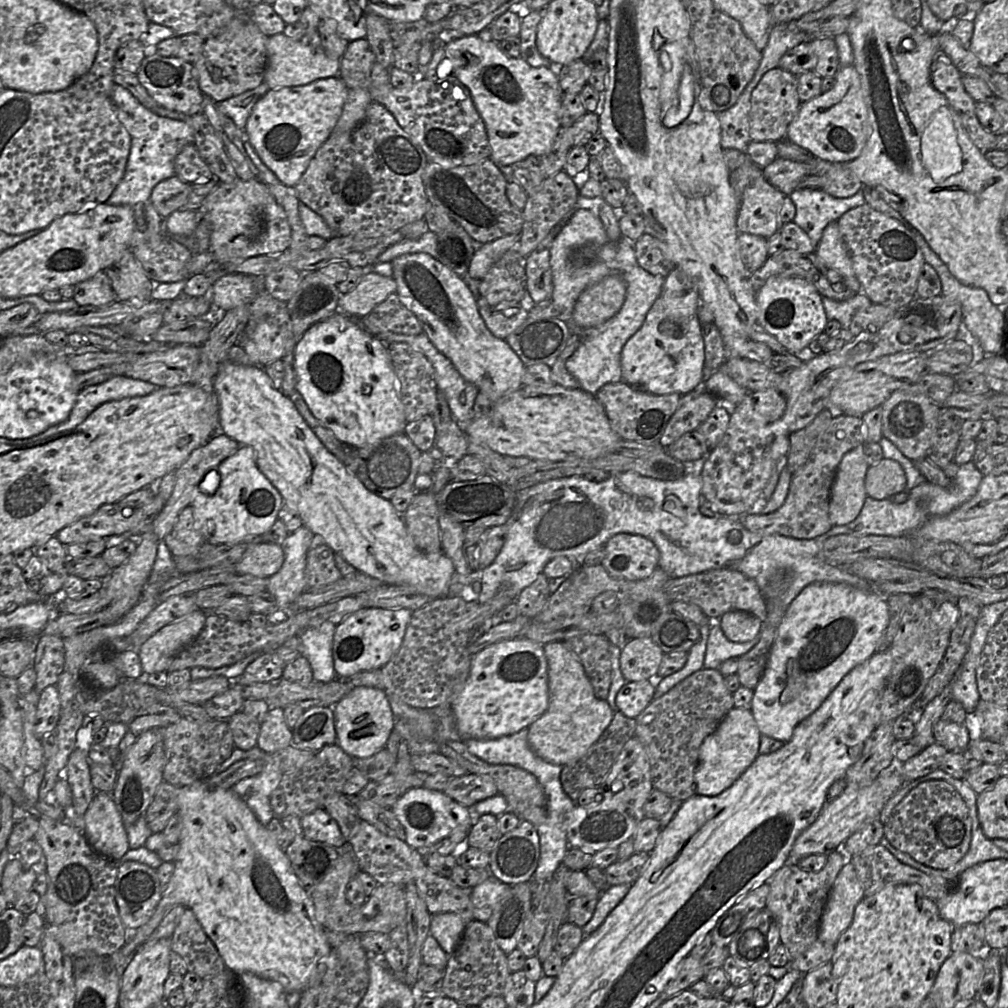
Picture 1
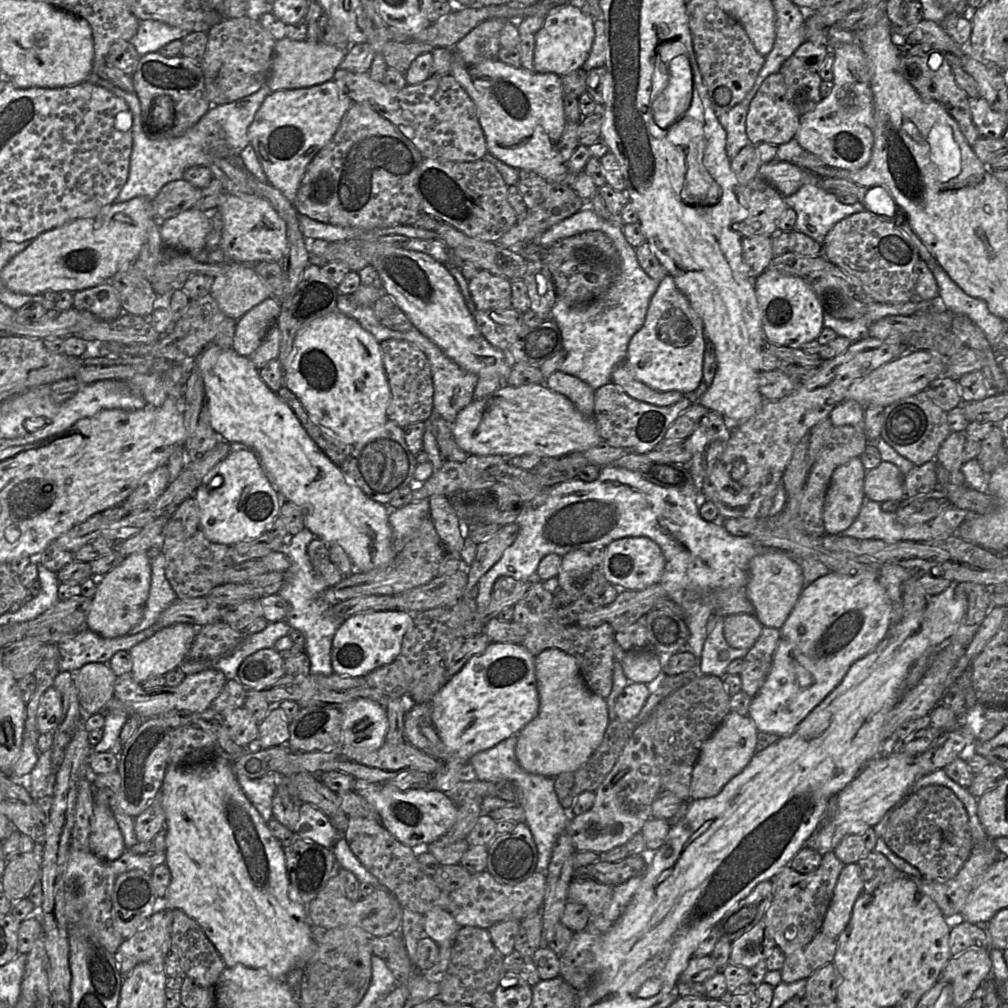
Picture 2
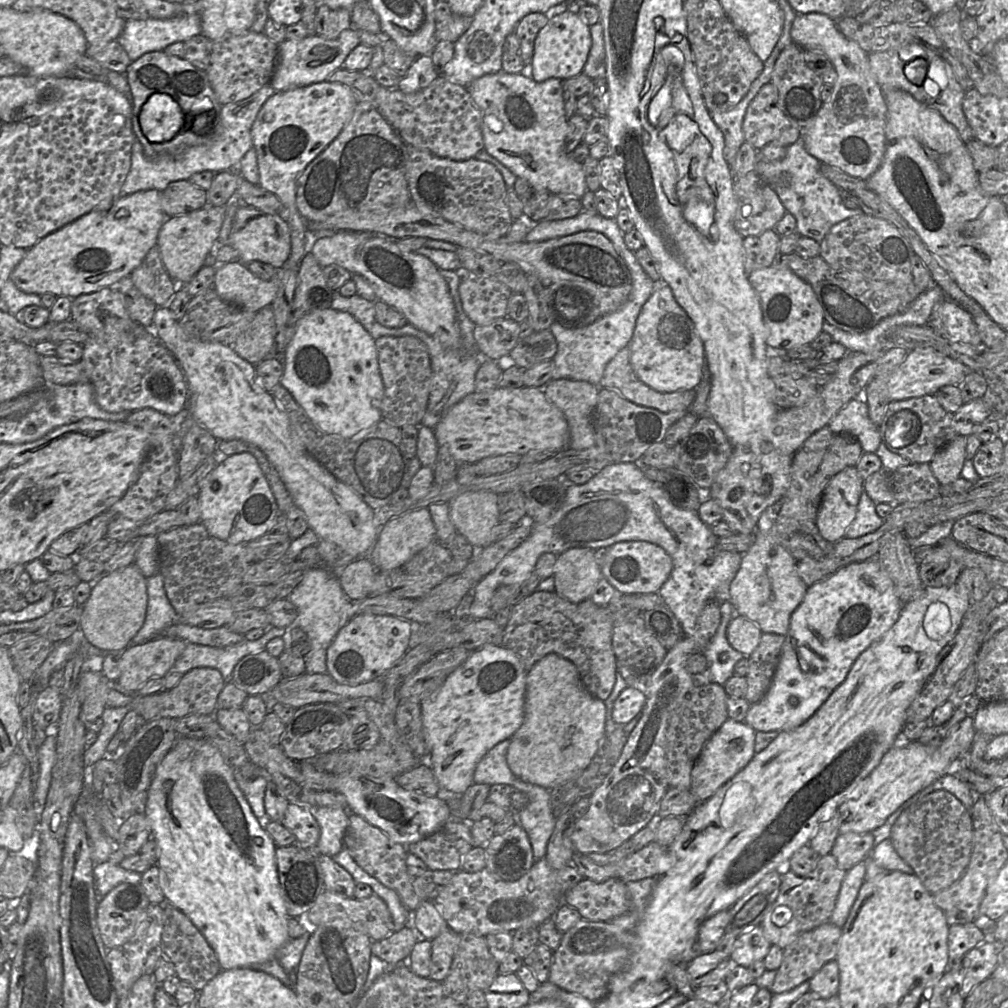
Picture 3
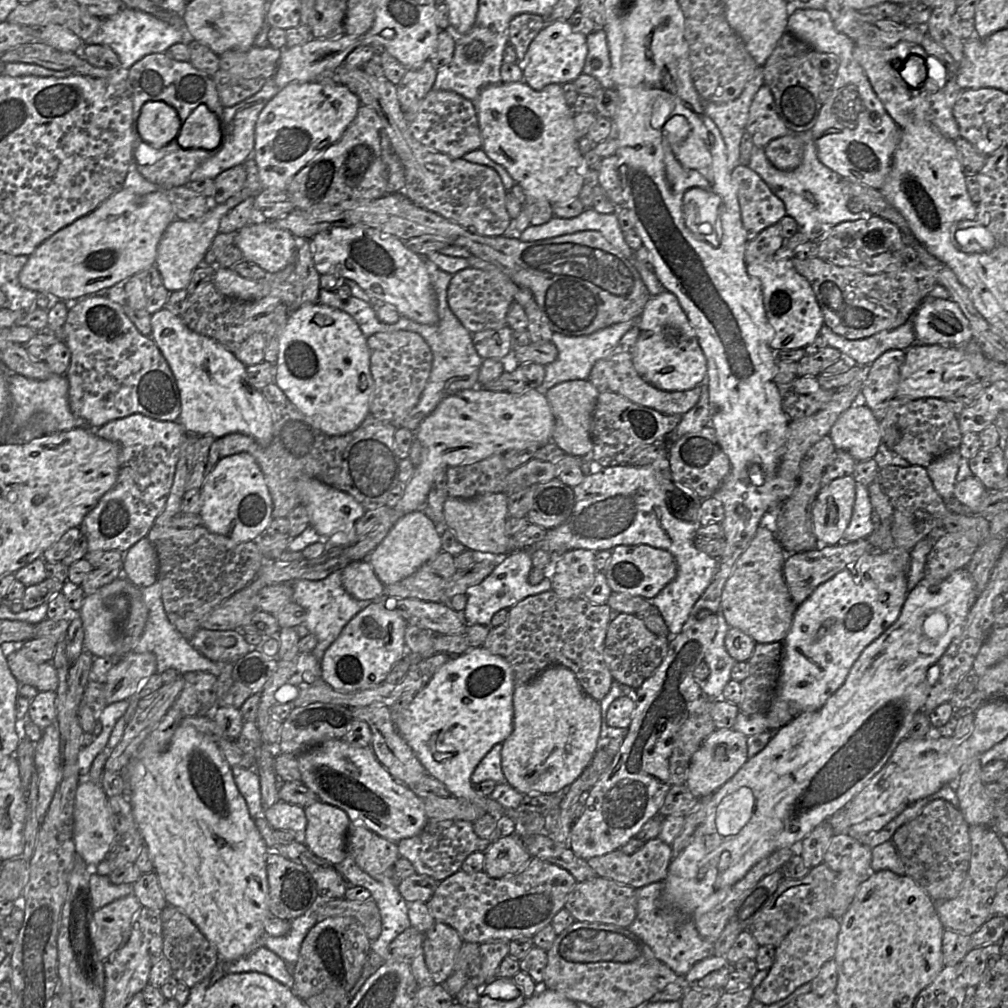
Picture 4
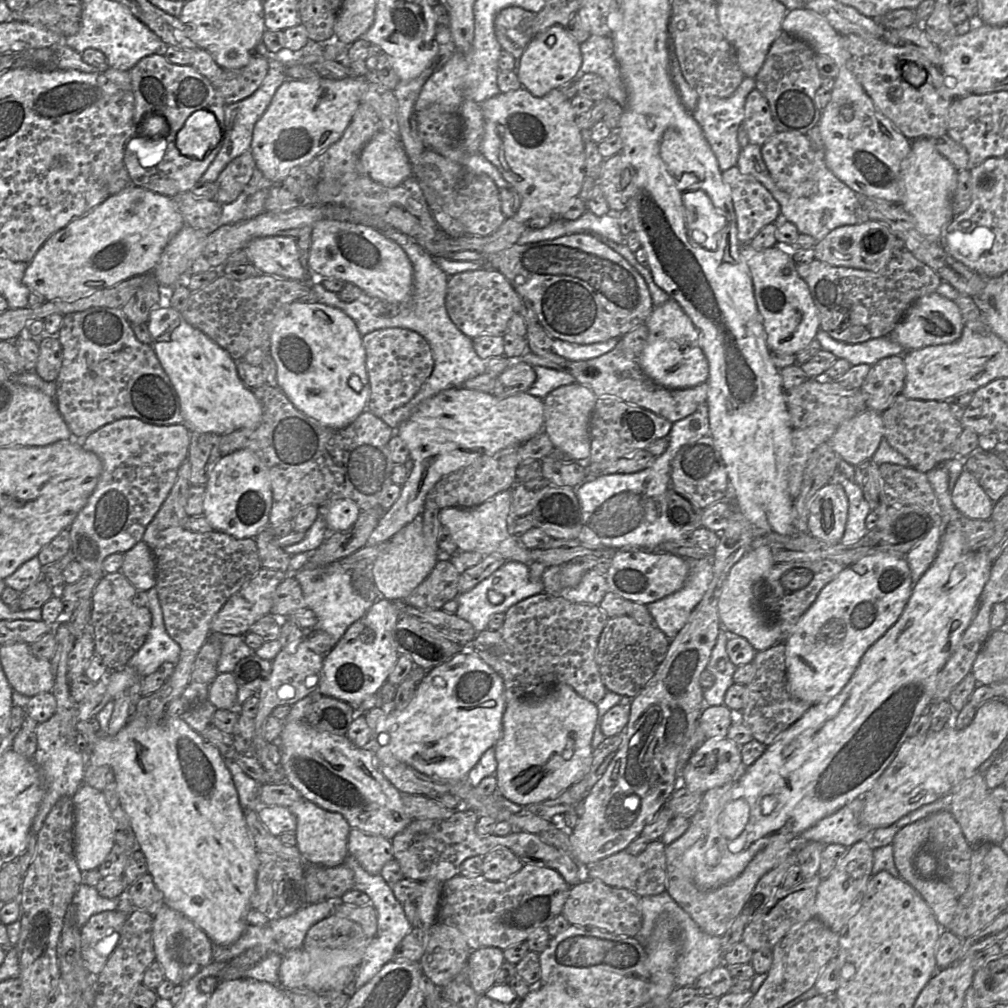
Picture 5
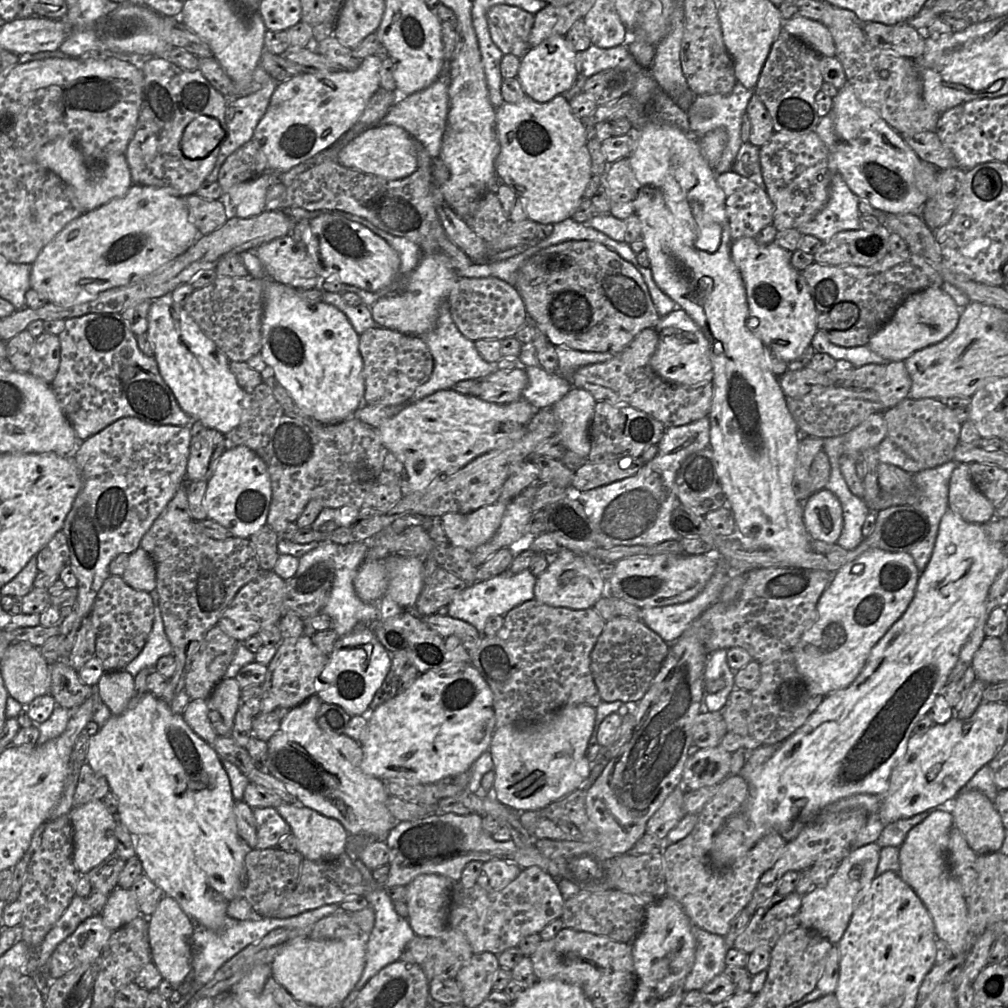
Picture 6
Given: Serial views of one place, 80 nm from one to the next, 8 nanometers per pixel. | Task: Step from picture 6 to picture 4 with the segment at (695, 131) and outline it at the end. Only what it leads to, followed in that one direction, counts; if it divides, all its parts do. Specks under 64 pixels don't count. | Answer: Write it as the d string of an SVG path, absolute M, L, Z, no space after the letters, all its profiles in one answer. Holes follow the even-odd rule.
M758 67L735 100L727 103L704 103L705 115L713 120L723 137L730 171L740 164L740 143L746 131L749 108L754 95L763 85L763 67Z

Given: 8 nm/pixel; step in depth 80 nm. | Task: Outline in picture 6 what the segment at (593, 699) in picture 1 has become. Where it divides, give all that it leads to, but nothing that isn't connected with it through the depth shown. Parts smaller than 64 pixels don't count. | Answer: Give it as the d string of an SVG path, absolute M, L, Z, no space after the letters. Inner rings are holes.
M585 704L566 706L549 721L520 728L506 725L496 728L489 746L493 761L494 785L491 790L502 804L519 812L538 811L582 787L589 776L587 746L593 731L596 709Z

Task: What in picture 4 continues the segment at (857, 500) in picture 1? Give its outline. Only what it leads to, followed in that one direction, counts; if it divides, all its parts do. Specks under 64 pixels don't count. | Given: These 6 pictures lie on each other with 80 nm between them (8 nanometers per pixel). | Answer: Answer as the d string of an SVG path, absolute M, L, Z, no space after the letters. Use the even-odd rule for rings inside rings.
M847 475L820 489L812 507L812 524L821 545L843 541L852 516L856 483L853 475Z

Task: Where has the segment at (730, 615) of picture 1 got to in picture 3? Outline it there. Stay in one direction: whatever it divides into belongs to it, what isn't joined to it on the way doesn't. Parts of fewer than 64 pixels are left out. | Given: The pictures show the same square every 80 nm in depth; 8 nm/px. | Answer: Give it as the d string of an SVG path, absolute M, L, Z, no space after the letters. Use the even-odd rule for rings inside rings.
M735 615L726 630L726 637L730 646L749 657L760 642L761 630L749 619Z

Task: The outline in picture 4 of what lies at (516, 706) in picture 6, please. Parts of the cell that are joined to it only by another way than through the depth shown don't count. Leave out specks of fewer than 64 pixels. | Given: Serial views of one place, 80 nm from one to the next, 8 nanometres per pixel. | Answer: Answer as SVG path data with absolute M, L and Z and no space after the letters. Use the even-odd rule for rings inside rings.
M550 590L529 596L510 608L505 623L499 627L490 628L482 647L494 655L501 656L509 663L515 686L530 682L549 667L563 666L575 674L586 694L601 701L614 682L604 658L605 637L612 615L613 611L607 604L593 604L582 598L565 599Z

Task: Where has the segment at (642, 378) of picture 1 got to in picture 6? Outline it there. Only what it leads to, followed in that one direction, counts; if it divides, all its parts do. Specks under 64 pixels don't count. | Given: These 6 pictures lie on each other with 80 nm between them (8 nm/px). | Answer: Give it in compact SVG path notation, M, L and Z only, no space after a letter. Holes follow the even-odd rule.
M680 307L661 317L654 328L658 333L657 348L650 359L652 369L663 379L686 385L712 382L714 371L707 337L696 322Z

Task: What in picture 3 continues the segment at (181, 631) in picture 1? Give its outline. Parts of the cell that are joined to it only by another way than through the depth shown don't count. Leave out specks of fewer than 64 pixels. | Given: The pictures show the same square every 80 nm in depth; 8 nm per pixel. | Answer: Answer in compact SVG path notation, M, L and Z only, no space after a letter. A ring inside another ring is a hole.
M157 637L122 652L117 682L129 692L138 692L154 677L163 677L181 656L186 642L179 638Z

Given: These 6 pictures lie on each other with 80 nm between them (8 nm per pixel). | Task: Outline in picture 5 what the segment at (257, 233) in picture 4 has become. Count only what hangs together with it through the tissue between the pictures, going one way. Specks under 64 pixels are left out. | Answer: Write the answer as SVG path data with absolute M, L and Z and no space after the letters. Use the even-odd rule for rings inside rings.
M286 236L255 238L243 249L249 263L261 274L309 282L310 272L302 261L296 239Z

